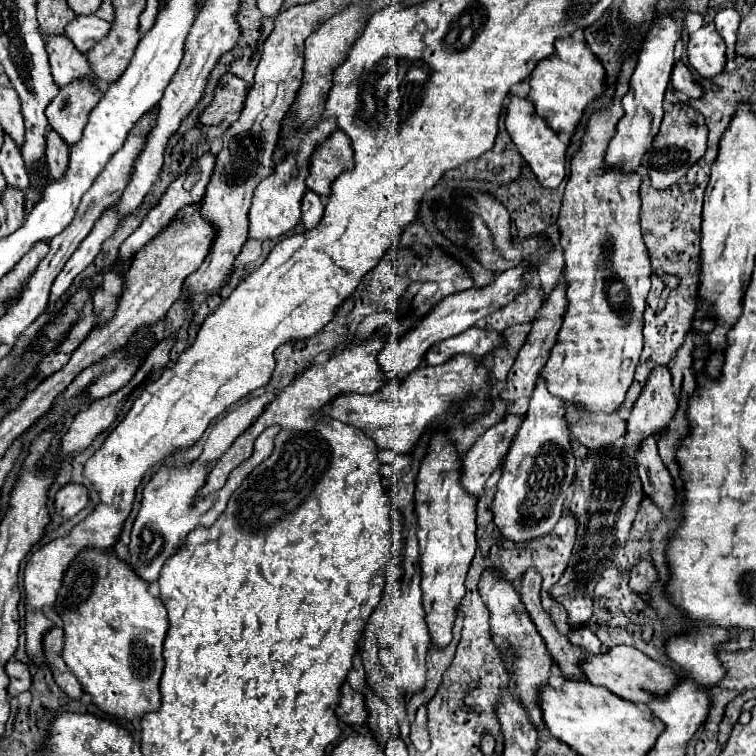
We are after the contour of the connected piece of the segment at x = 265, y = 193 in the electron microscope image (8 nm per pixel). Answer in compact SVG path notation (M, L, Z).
M287 158L281 164L277 164L277 172L269 176L269 180L263 180L257 186L257 192L253 196L253 206L249 210L249 238L259 238L259 240L273 240L289 230L293 230L301 222L301 198L307 190L305 186L305 176L307 168L299 172L299 176L293 176L295 170L295 160Z

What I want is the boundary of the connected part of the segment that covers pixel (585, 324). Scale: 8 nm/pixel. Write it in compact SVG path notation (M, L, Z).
M625 62L617 82L617 94L609 110L601 110L591 114L587 124L587 134L581 140L581 150L573 156L571 176L565 186L563 208L557 220L561 228L561 248L565 252L565 270L567 278L567 310L563 314L563 324L557 334L557 342L549 354L545 368L541 370L541 378L545 378L549 392L567 402L579 402L587 410L597 412L603 410L607 414L617 412L621 402L625 400L625 392L629 390L635 374L635 366L639 362L639 354L643 348L643 310L645 298L651 286L651 262L647 248L641 238L639 228L639 184L641 176L625 176L613 170L605 170L601 166L601 158L605 156L605 148L615 134L615 124L623 116L621 96L629 88L629 78L635 70L635 62Z

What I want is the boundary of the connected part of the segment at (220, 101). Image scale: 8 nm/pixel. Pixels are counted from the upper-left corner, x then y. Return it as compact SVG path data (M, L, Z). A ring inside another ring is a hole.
M223 76L221 84L215 90L215 100L209 108L203 110L201 122L215 126L225 120L227 114L237 114L243 110L249 86L237 76Z

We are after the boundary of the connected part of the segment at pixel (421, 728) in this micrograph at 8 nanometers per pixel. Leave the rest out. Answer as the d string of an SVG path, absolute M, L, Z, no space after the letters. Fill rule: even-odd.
M421 706L417 710L417 718L411 726L411 744L419 752L425 752L425 748L429 748L429 738L427 738L427 732L425 732L425 706Z

